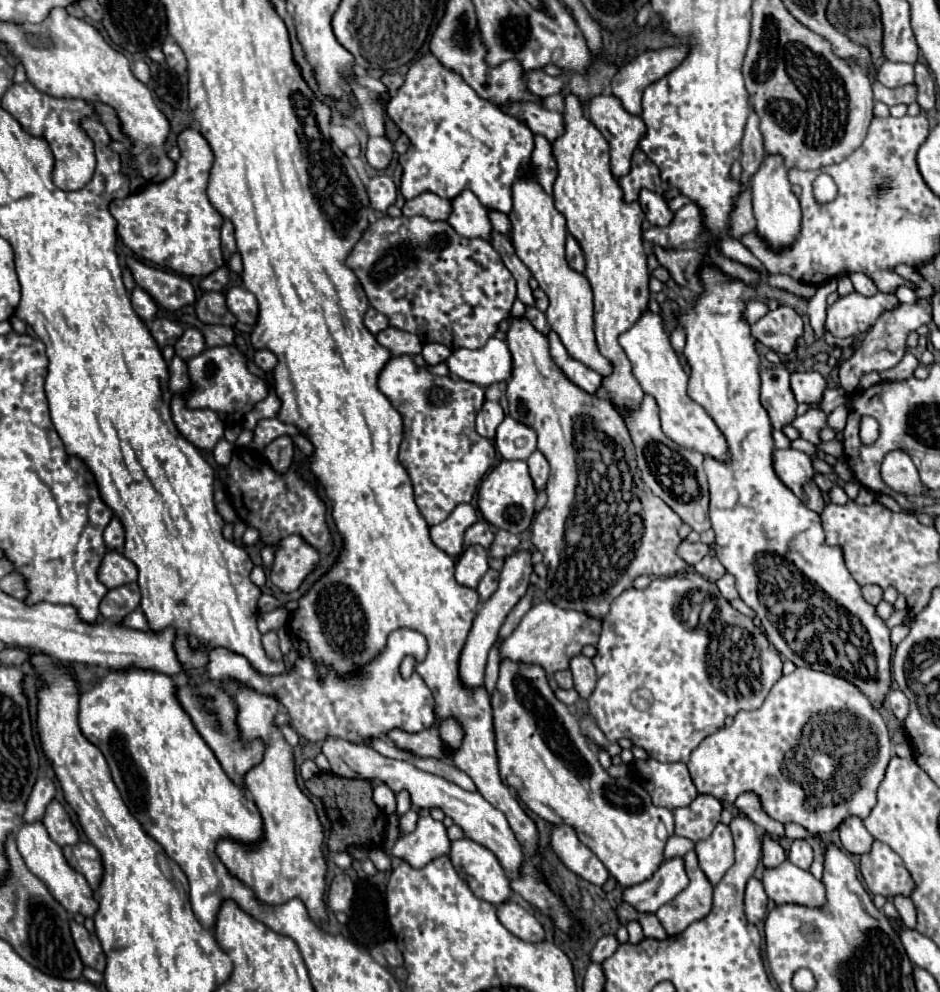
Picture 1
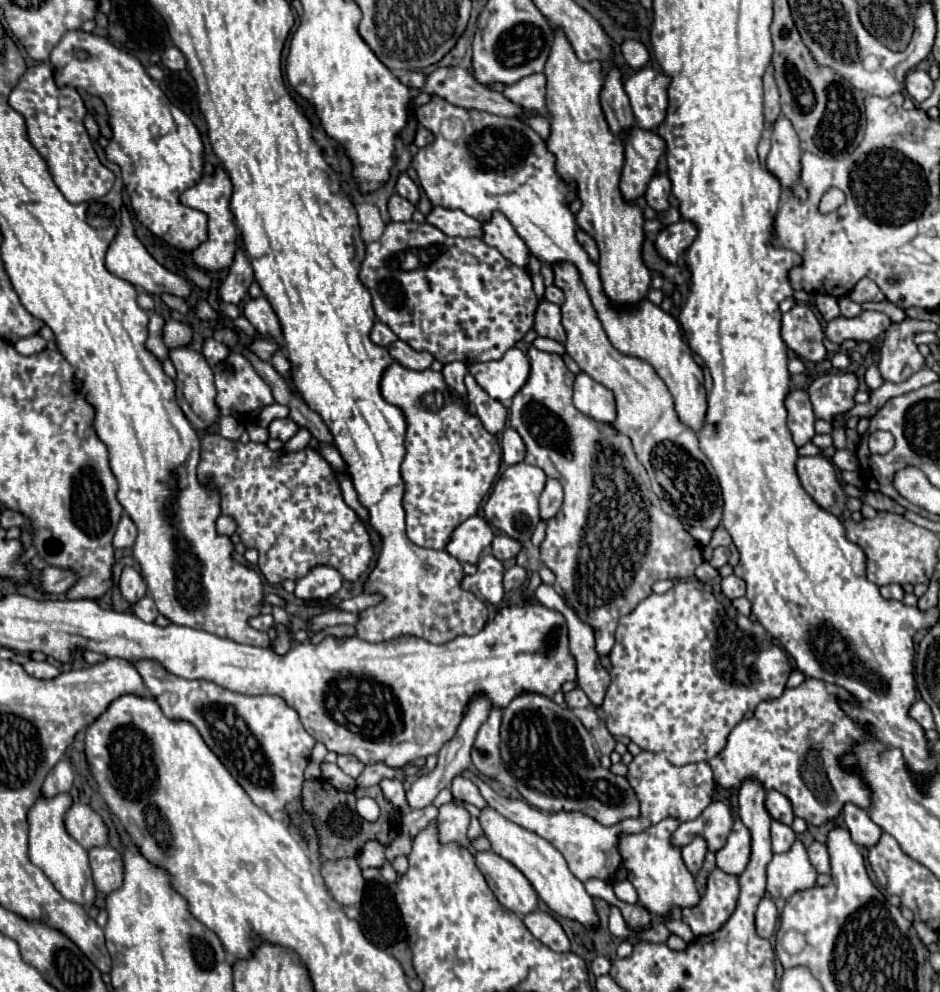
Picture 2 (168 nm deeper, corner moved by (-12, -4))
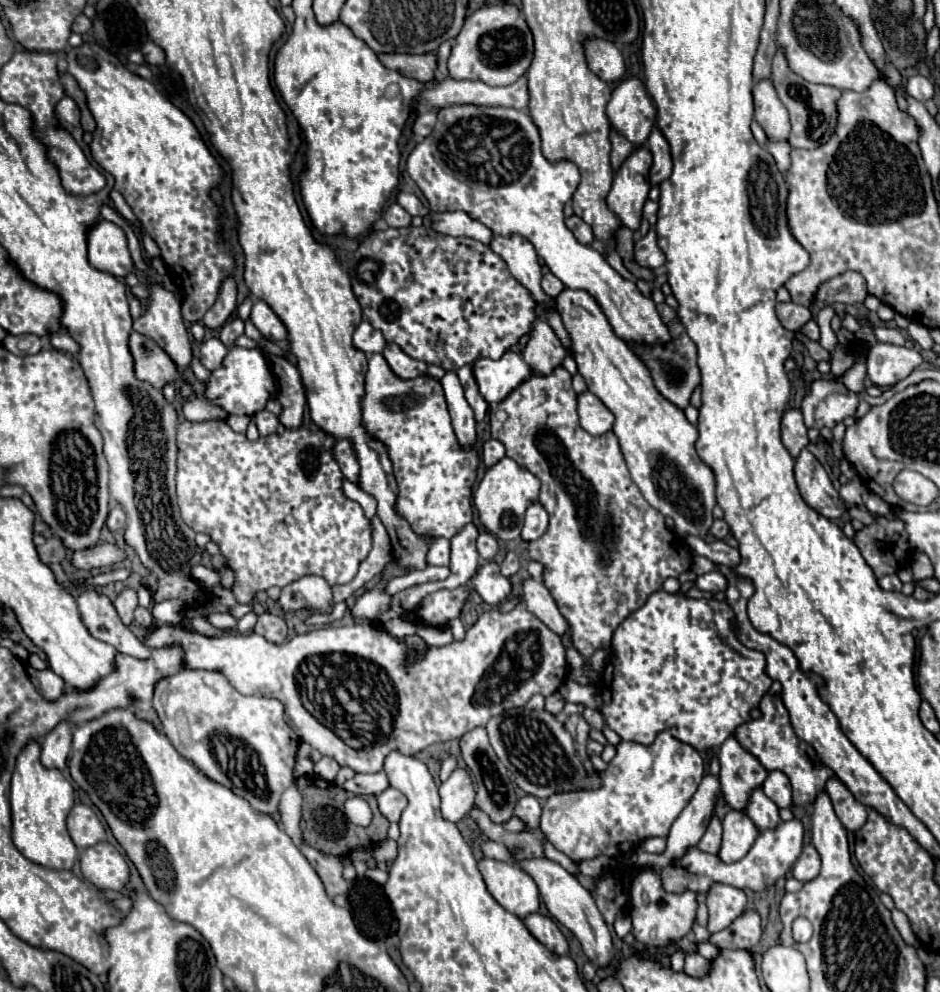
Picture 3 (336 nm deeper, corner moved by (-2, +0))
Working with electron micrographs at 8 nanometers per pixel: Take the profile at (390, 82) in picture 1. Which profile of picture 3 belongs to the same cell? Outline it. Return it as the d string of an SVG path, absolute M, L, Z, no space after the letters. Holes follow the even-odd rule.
M379 55L379 59L391 71L397 71L417 81L429 81L435 77L433 55Z

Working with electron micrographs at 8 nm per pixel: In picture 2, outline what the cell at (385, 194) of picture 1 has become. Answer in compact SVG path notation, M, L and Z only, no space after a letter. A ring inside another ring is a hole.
M397 193L389 199L389 215L393 221L405 221L407 223L407 221L411 221L413 213L415 213L415 207L407 199L399 197Z

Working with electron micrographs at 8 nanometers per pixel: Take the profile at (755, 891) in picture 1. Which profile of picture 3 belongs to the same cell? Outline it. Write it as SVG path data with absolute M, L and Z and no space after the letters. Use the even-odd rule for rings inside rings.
M745 909L727 929L709 935L709 943L719 949L753 949L761 939L761 915L755 909Z

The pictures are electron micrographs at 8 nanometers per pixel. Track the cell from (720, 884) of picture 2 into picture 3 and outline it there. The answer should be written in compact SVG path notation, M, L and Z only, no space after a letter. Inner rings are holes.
M713 883L707 893L707 909L709 909L707 931L715 933L729 927L729 923L733 923L737 915L741 915L745 903L747 899L741 889L723 883Z

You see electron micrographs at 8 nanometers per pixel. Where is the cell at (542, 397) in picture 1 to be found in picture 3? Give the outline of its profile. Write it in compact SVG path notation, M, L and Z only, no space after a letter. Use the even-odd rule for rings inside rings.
M555 367L551 375L539 375L539 373L531 373L531 377L527 381L523 381L519 387L515 387L501 403L497 403L493 409L491 409L491 437L493 439L499 439L503 441L505 449L507 449L507 457L511 457L513 461L521 463L523 467L527 467L533 475L539 477L541 481L541 493L539 493L539 501L541 505L547 509L549 513L549 527L547 531L529 543L527 551L529 551L529 557L537 563L543 565L543 583L545 587L551 591L559 611L563 613L563 617L569 621L571 625L571 639L573 639L573 645L575 649L585 657L589 659L593 655L595 649L607 649L609 643L611 643L611 635L615 631L615 627L621 623L621 619L625 619L629 613L633 613L637 607L641 607L645 603L645 599L661 589L663 581L667 577L679 577L683 571L687 571L691 567L691 555L685 547L685 541L683 537L679 537L677 533L673 533L671 529L667 529L665 525L665 517L655 511L653 507L649 507L649 503L645 501L645 497L641 495L639 487L633 483L631 475L629 475L629 469L625 465L625 459L623 459L623 453L619 449L619 441L617 437L609 431L605 435L589 435L587 431L581 429L579 425L579 419L577 419L577 393L573 391L571 387L571 375L569 371L565 371L563 367Z

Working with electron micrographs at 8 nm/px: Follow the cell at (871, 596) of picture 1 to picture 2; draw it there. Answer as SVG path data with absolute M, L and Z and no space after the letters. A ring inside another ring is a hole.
M891 583L891 585L883 585L883 587L881 587L881 595L883 595L885 599L897 599L897 601L901 601L903 595L905 595L905 591L903 591L901 585Z

